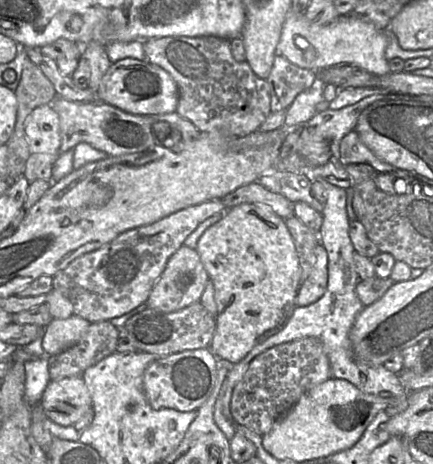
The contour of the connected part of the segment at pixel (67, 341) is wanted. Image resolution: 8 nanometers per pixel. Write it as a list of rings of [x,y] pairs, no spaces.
[[[72,315],[66,319],[53,319],[45,327],[42,348],[46,355],[54,356],[76,344],[86,332],[90,322]]]

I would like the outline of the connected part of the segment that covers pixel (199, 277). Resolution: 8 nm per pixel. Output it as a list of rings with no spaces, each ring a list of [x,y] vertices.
[[[182,245],[168,259],[165,269],[154,284],[144,305],[165,313],[178,311],[200,301],[208,280],[208,274],[196,249]]]

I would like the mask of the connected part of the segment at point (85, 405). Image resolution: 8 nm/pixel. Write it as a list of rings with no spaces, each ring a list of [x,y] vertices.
[[[81,376],[67,377],[48,383],[39,406],[46,418],[67,427],[92,409],[92,398]]]

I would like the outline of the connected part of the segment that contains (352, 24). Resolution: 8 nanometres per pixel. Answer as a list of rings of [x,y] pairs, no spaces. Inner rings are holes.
[[[290,9],[282,26],[276,54],[285,57],[300,68],[315,72],[338,65],[352,65],[375,76],[383,76],[391,72],[388,60],[385,58],[387,45],[388,36],[385,30],[378,29],[374,24],[350,13],[339,15],[329,24],[317,25],[311,23],[303,12],[295,12]],[[296,36],[305,38],[314,48],[314,60],[308,61],[304,58],[304,52],[295,45]]]

